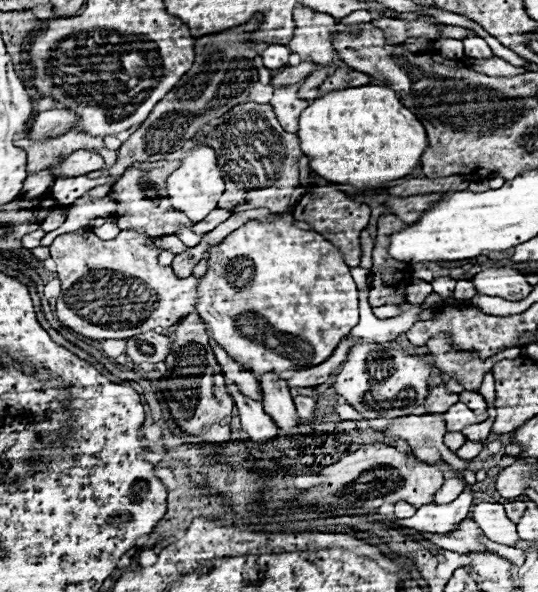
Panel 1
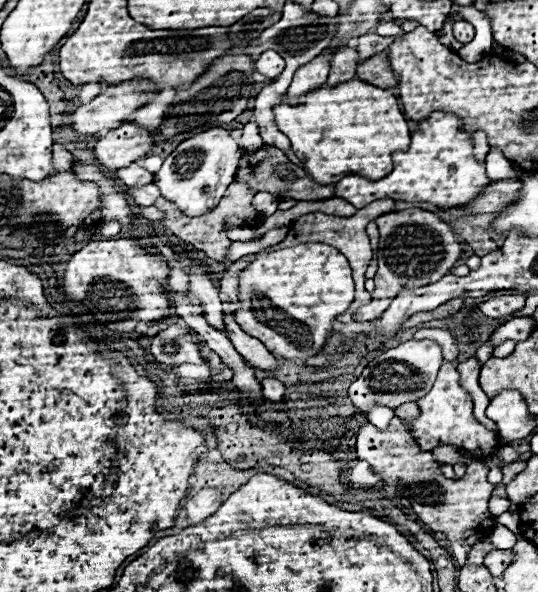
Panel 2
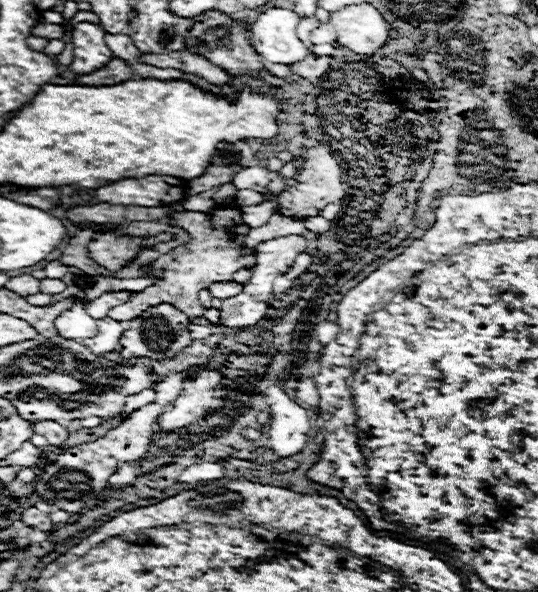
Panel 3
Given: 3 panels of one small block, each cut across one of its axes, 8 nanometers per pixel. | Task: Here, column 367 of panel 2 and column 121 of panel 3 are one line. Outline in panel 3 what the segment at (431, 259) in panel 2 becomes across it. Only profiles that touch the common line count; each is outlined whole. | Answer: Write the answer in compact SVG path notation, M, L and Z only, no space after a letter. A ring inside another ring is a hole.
M214 210L210 214L202 214L202 212L182 212L174 218L174 224L182 226L188 234L190 234L190 242L184 246L174 248L170 254L160 256L154 266L152 272L158 276L158 272L162 268L166 268L164 276L148 286L146 290L134 294L126 304L122 306L114 306L112 310L108 310L108 316L112 320L134 320L136 316L140 316L140 312L152 308L152 304L172 304L176 308L180 308L180 312L184 312L188 318L198 318L204 312L204 306L198 300L198 292L208 288L214 282L226 282L232 280L232 274L240 268L252 268L256 264L254 254L252 256L242 256L240 254L240 244L242 244L242 236L236 234L234 226L224 226L220 224L220 220L226 220L226 216L236 216L238 210ZM238 238L238 240L234 240ZM194 278L202 278L202 280L194 280Z

